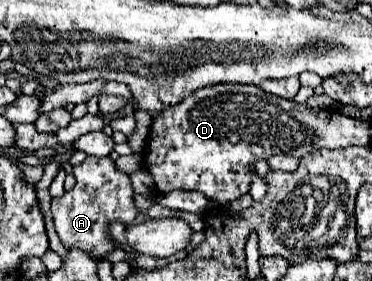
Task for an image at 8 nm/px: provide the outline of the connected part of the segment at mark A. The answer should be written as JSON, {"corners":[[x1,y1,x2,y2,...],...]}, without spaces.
{"corners":[[87,156,79,166,73,168,77,184,73,190,65,192,61,198,53,198,51,212,55,220,55,230,65,248,77,246,87,254,103,258,107,252,113,250,107,234,109,222,123,222,131,224,137,218,137,208,133,202,133,188,127,174,119,172,111,156,95,158]]}

